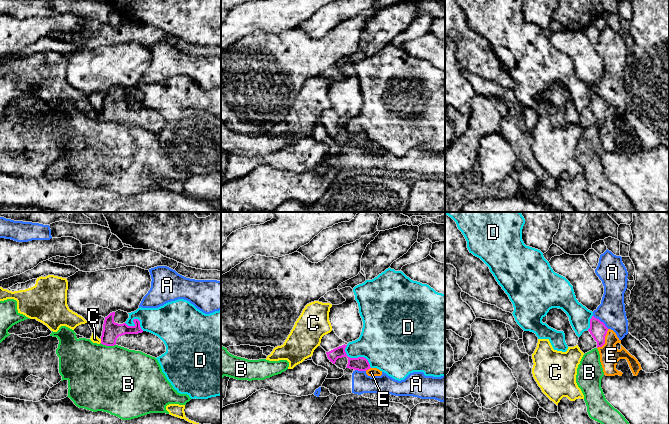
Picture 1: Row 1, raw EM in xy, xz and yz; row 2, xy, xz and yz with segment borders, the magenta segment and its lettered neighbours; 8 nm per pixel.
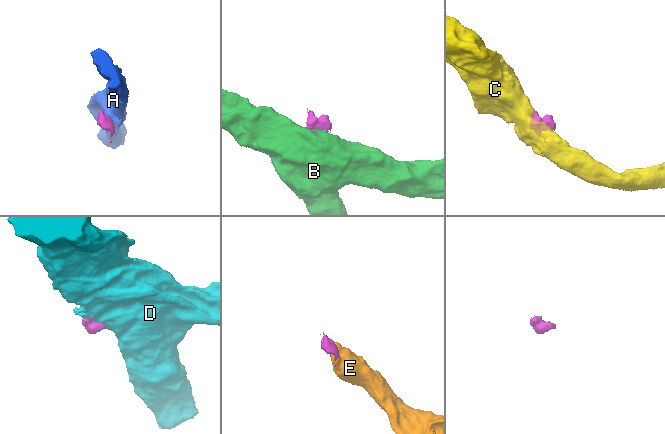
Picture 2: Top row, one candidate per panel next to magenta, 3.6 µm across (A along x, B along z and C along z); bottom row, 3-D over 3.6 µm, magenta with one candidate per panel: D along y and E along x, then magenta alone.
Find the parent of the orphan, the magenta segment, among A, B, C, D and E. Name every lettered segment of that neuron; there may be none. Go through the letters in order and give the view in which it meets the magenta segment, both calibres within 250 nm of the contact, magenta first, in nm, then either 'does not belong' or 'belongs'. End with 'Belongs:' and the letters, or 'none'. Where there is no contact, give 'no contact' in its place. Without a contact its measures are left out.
A: yz | 140/220 nm | does not belong
B: xy | 140/500 nm | does not belong
C: xy | 140/60 nm | does not belong
D: xz | 110/380 nm | does not belong
E: yz | 140/160 nm | belongs
Belongs: E

